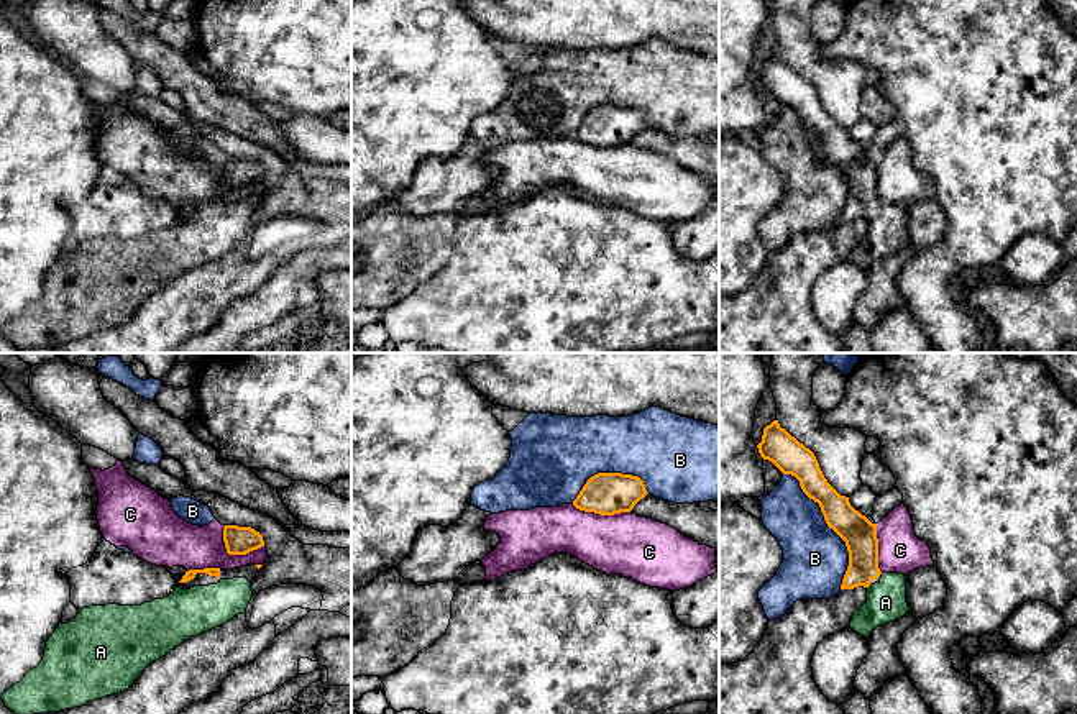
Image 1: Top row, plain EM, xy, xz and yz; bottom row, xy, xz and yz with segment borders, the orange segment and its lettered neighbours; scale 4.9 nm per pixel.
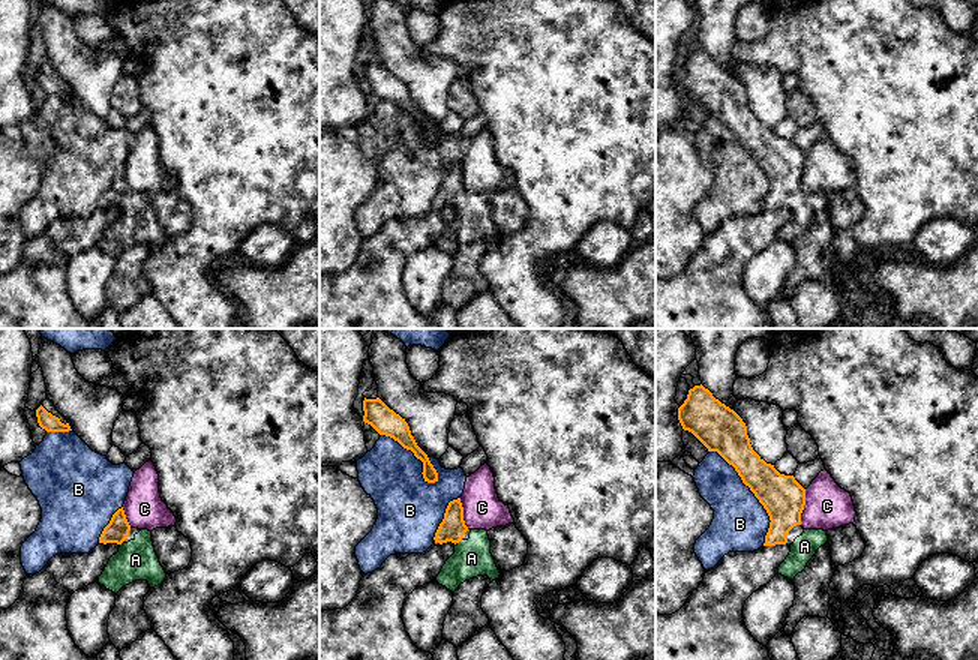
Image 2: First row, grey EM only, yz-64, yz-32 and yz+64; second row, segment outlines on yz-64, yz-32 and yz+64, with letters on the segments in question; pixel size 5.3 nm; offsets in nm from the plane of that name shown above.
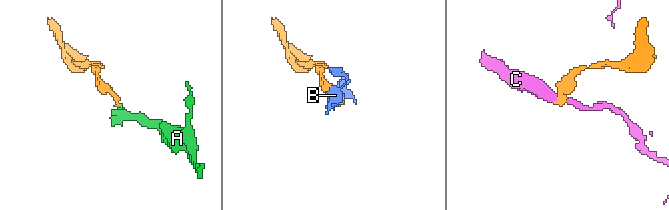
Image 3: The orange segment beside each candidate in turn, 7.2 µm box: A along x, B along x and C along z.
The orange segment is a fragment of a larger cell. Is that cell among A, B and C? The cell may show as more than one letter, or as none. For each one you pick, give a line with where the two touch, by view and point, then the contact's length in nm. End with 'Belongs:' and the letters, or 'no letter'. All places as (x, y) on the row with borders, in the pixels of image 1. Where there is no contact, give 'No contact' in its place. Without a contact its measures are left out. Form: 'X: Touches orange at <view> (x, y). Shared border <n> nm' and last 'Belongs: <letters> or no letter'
A: No contact
Belongs: A

